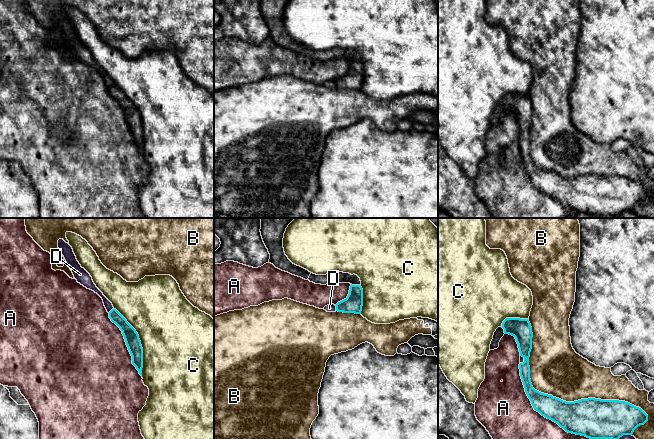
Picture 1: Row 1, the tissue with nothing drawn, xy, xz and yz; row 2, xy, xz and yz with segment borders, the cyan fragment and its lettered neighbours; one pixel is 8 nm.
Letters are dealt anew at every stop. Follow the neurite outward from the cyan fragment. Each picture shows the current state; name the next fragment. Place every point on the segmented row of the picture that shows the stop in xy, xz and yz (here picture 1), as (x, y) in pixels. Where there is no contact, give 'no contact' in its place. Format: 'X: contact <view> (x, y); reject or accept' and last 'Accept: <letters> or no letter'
A: contact yz (539, 412); reject
B: contact yz (558, 398); reject
C: contact xy (140, 342); reject
D: contact xz (336, 308); reject
Accept: no letter

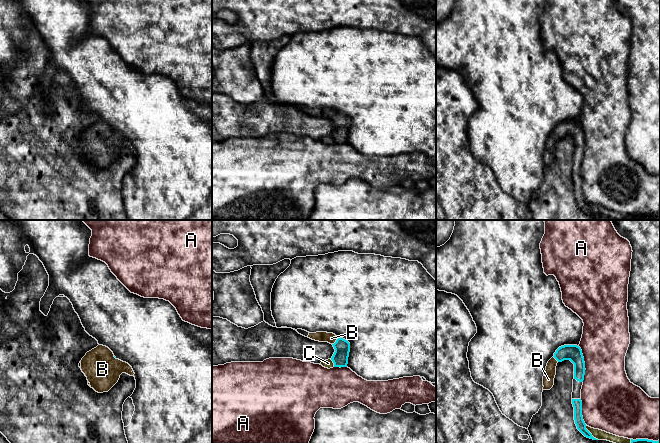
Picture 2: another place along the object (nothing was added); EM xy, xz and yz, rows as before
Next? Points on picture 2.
A: contact yz (584, 364); reject
B: contact xz (336, 341); accept
C: contact xz (333, 362); reject
Accept: B

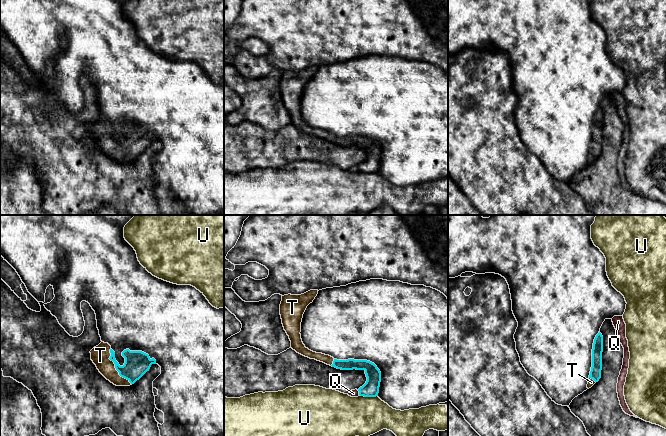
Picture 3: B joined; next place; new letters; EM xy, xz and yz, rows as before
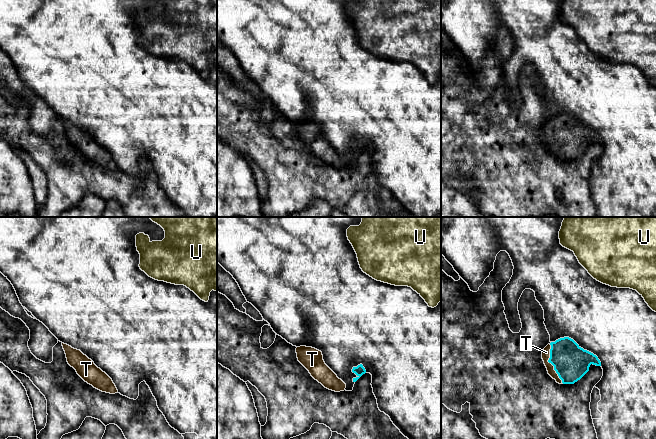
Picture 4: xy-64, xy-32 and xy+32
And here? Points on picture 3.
Q: contact xz (359, 393); reject
T: contact xy (115, 367); accept
U: contact xz (369, 396); reject
Accept: T

